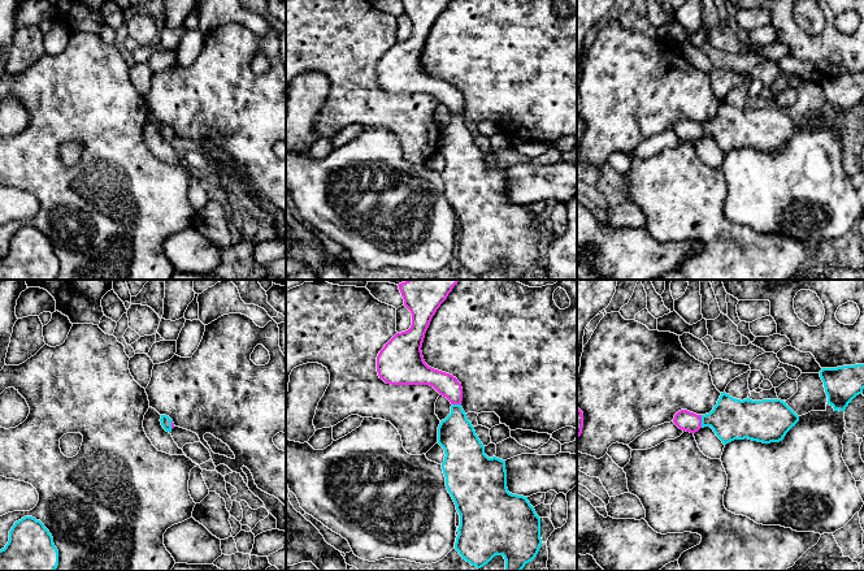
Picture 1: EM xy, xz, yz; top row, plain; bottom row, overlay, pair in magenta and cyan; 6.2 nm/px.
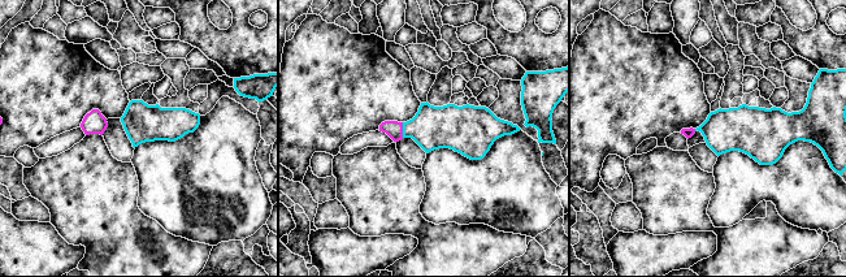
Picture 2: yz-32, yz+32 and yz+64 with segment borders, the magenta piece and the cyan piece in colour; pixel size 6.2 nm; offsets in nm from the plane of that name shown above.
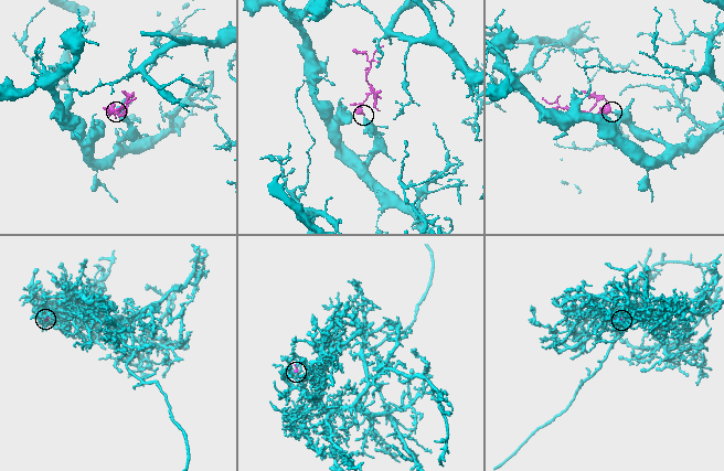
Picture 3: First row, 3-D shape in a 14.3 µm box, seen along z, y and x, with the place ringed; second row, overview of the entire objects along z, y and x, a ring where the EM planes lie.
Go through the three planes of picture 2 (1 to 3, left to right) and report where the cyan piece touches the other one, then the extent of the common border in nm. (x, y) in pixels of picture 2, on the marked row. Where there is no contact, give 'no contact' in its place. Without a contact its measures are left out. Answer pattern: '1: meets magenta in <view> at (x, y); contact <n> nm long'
1: no contact
2: meets magenta in yz+32 at (402, 130); contact 100 nm long
3: no contact

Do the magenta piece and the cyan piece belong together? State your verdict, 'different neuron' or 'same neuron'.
same neuron

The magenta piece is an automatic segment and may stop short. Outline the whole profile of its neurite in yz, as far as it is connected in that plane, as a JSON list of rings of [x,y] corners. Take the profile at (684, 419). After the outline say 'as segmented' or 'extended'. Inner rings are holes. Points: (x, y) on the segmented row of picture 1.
[[[725,392],[709,414],[681,410],[673,419],[680,429],[690,433],[711,427],[724,445],[744,438],[763,444],[780,442],[798,421],[799,416],[781,399],[741,401]]]; extended

